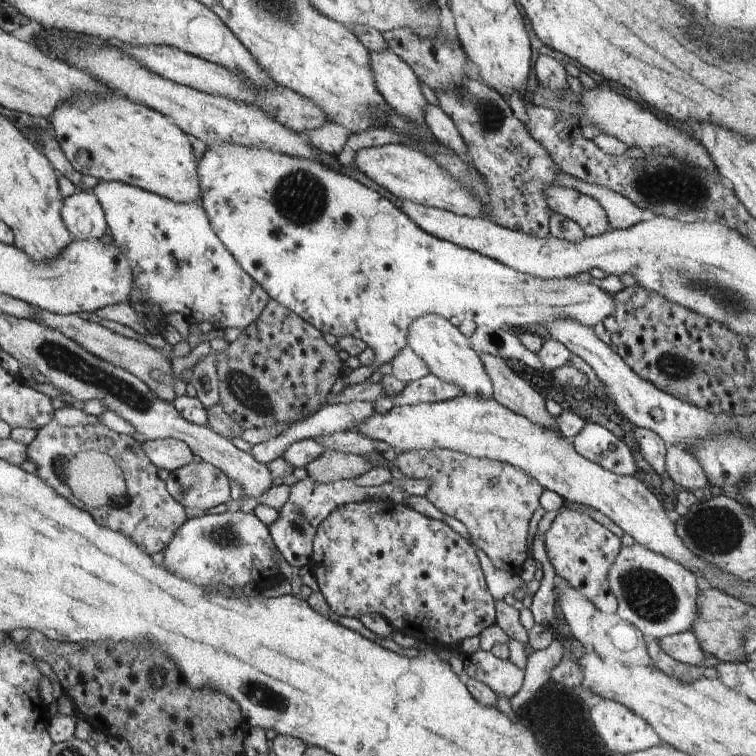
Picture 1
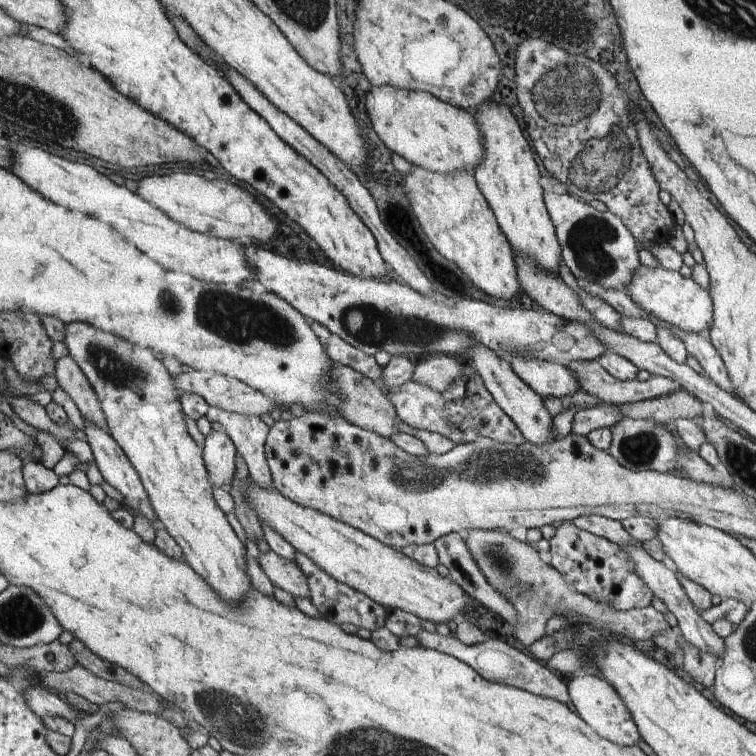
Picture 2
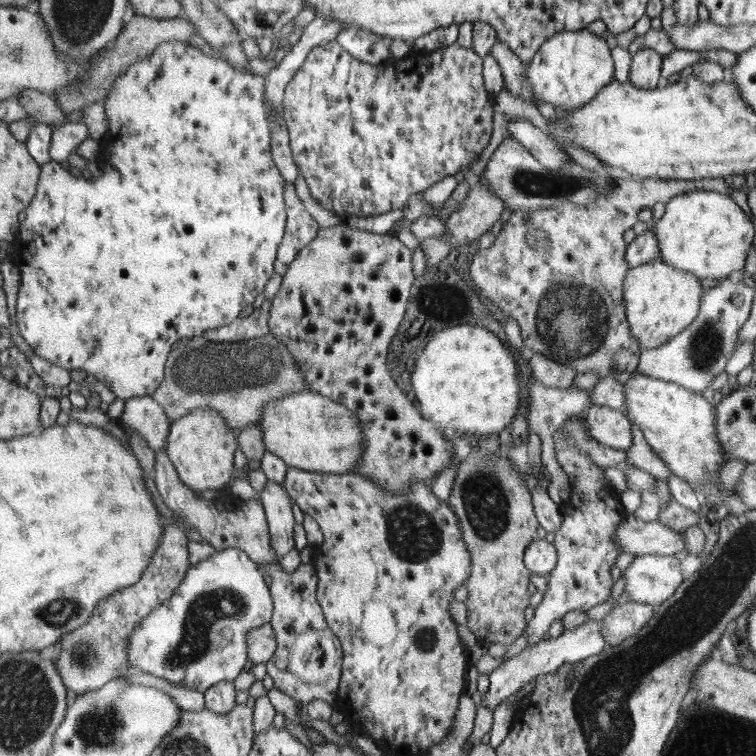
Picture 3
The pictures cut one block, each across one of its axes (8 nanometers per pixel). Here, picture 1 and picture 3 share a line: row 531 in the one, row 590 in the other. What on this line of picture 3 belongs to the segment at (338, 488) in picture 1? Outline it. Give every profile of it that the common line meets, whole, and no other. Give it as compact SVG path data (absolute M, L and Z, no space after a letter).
M279 563L262 564L260 569L268 573L272 579L272 598L274 599L275 614L269 624L276 634L276 651L273 658L266 662L268 676L275 682L275 688L295 699L302 706L313 701L323 701L334 706L338 701L340 682L342 681L343 645L338 636L328 626L323 614L322 604L318 601L319 575L312 563L300 563L298 568L287 573Z

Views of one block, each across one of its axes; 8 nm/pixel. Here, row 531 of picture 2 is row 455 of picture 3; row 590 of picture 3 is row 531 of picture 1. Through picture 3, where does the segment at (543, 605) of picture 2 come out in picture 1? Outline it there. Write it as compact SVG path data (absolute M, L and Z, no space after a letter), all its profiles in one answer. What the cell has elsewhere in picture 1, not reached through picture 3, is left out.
M422 449L404 451L392 462L410 479L430 479L432 486L425 497L444 514L457 518L469 532L474 547L483 550L497 569L520 575L522 564L528 558L528 530L532 514L540 507L539 498L543 487L523 469L504 461L488 457L471 457L452 449Z

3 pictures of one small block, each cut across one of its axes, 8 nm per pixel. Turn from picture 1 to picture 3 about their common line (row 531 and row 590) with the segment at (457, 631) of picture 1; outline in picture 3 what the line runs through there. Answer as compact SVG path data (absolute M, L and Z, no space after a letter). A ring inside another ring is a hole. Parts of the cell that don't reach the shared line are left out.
M287 468L287 474L285 477L285 481L282 483L286 488L288 494L293 499L293 501L300 507L304 514L310 514L314 520L319 524L320 530L323 532L324 542L320 545L320 552L316 554L316 558L314 558L314 566L316 566L316 572L319 575L319 584L318 584L318 601L322 604L323 614L326 616L328 626L332 629L332 632L340 639L340 642L343 645L343 667L342 667L342 681L340 682L339 693L338 693L338 701L335 703L335 706L338 707L340 712L348 718L350 722L352 722L353 726L359 730L362 734L365 733L373 739L384 752L388 754L395 754L397 752L402 752L402 754L420 754L424 755L428 751L428 748L433 748L436 744L440 744L442 740L446 739L453 730L455 724L456 712L458 710L458 702L460 702L460 696L464 694L464 670L466 670L466 652L464 652L464 646L460 644L460 640L458 640L458 634L456 634L456 624L454 624L454 620L450 618L450 614L448 614L448 604L450 604L450 600L454 599L454 592L456 592L456 587L460 585L464 585L464 581L468 580L468 577L472 574L472 556L470 552L468 552L468 546L466 546L466 542L464 540L463 532L460 529L459 519L456 518L455 512L452 510L450 506L448 506L448 502L443 502L436 496L434 490L432 490L432 480L420 480L416 483L413 483L409 487L409 492L402 494L393 494L392 492L385 492L384 489L380 487L378 482L371 480L370 478L354 475L352 473L346 473L343 475L335 475L333 473L312 473L311 471L304 471L298 468ZM372 594L376 596L376 598L380 598L380 600L386 600L386 602L372 602L372 608L368 606L368 600L372 598Z

